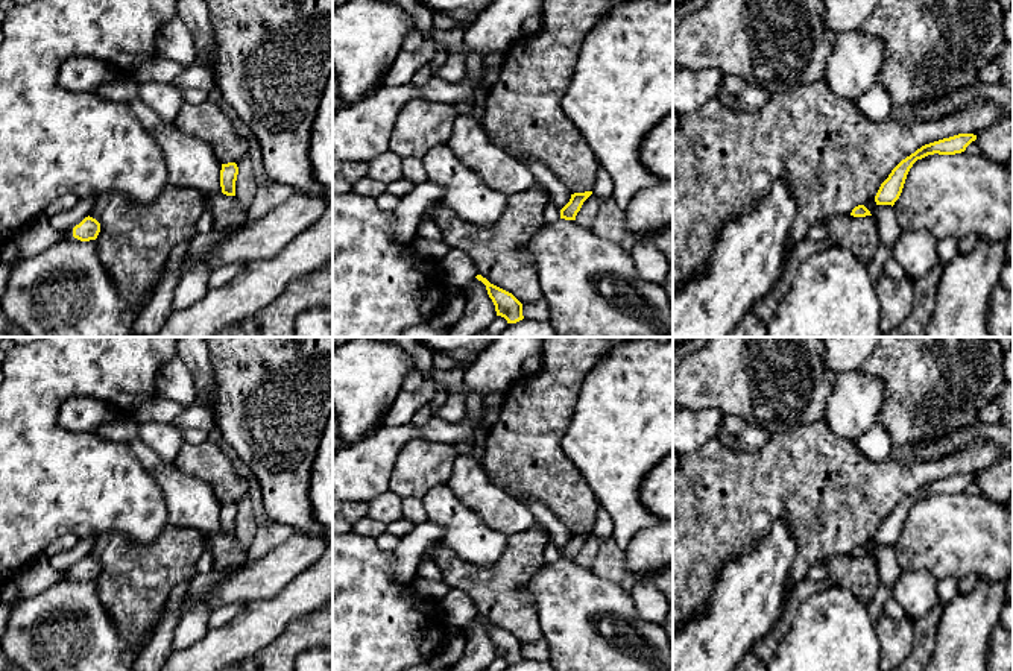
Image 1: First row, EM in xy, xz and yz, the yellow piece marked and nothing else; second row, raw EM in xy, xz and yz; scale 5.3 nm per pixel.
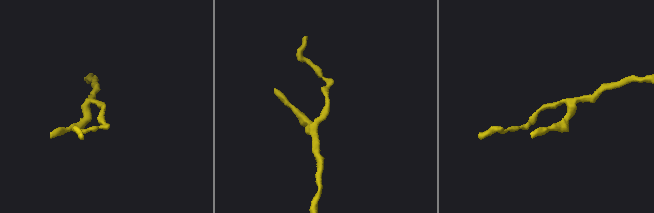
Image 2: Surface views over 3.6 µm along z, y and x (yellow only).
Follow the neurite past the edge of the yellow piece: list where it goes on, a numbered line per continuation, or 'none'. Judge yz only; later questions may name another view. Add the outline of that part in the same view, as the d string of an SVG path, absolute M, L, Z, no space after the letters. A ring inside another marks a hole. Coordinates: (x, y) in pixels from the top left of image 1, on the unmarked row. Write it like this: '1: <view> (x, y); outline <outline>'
none

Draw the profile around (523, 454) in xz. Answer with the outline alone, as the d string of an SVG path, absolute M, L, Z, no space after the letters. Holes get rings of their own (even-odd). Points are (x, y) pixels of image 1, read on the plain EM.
M542 337L541 370L522 375L504 392L498 417L488 430L481 465L494 483L518 499L529 498L542 502L571 534L592 531L600 504L583 475L562 451L560 440L574 416L574 405L586 375L612 348L629 339L636 337Z

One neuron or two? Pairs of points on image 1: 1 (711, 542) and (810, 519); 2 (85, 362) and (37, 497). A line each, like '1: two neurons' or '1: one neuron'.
1: one neuron
2: one neuron

